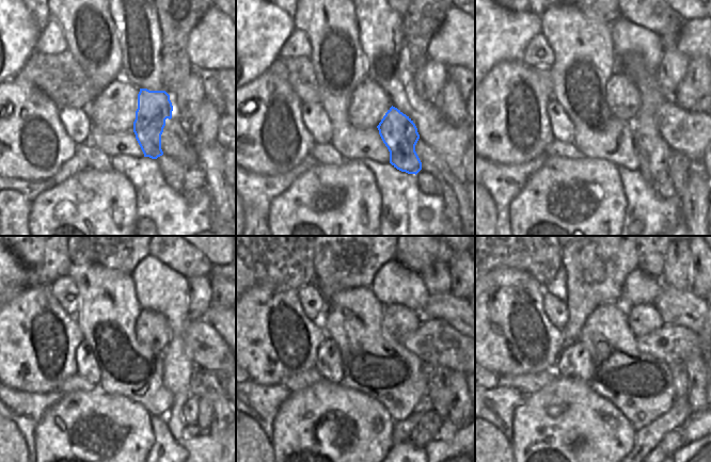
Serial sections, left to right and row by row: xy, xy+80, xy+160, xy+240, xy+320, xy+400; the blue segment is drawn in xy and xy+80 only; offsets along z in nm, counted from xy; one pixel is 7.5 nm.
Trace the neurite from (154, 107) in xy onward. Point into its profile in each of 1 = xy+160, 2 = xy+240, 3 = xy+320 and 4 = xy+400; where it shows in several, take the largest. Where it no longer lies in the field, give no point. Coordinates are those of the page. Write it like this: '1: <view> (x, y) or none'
1: xy+160 (659, 154)
2: xy+240 (189, 413)
3: xy+320 (430, 420)
4: xy+400 (673, 441)

